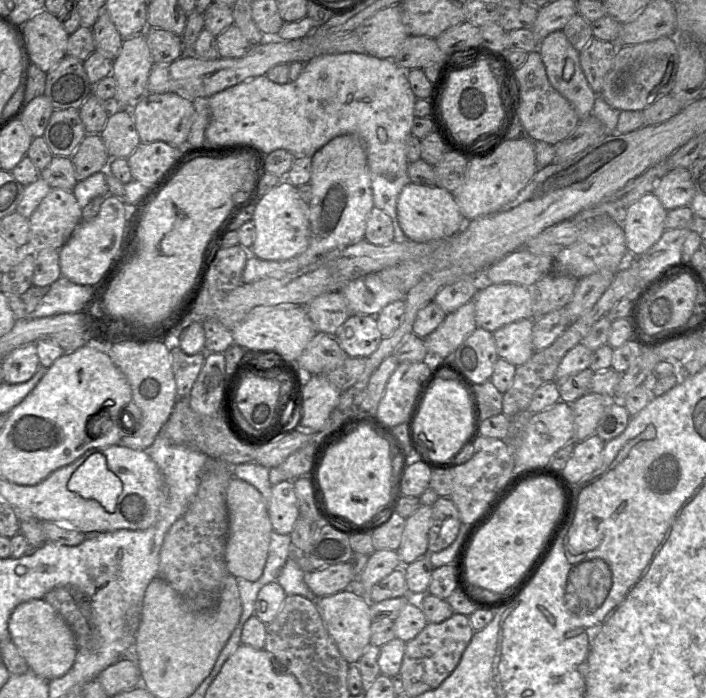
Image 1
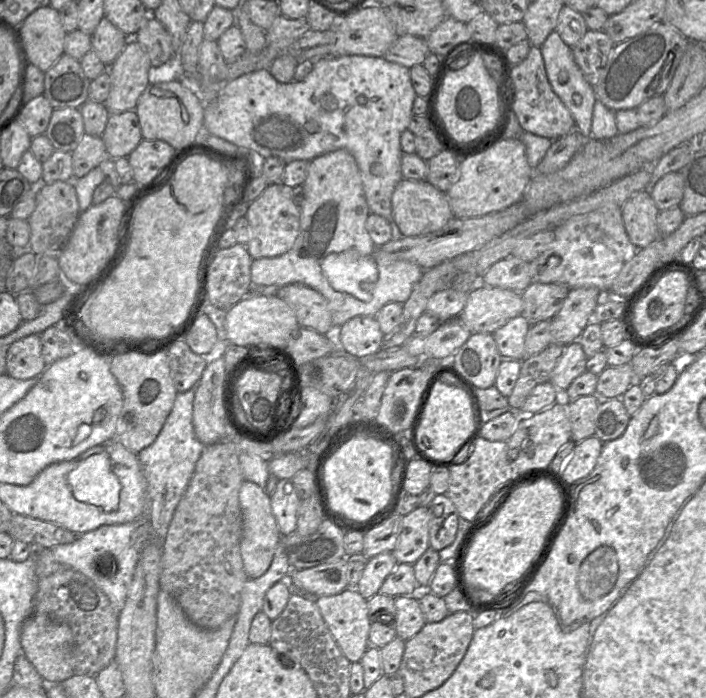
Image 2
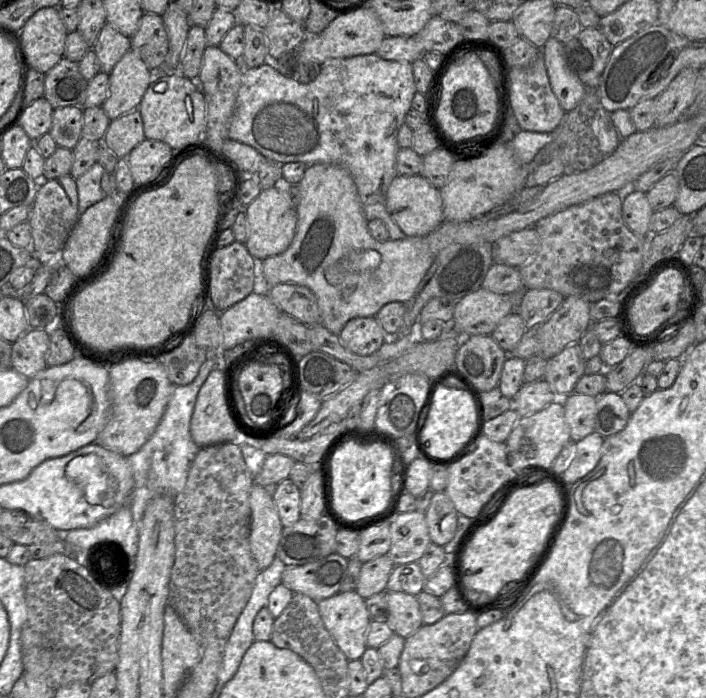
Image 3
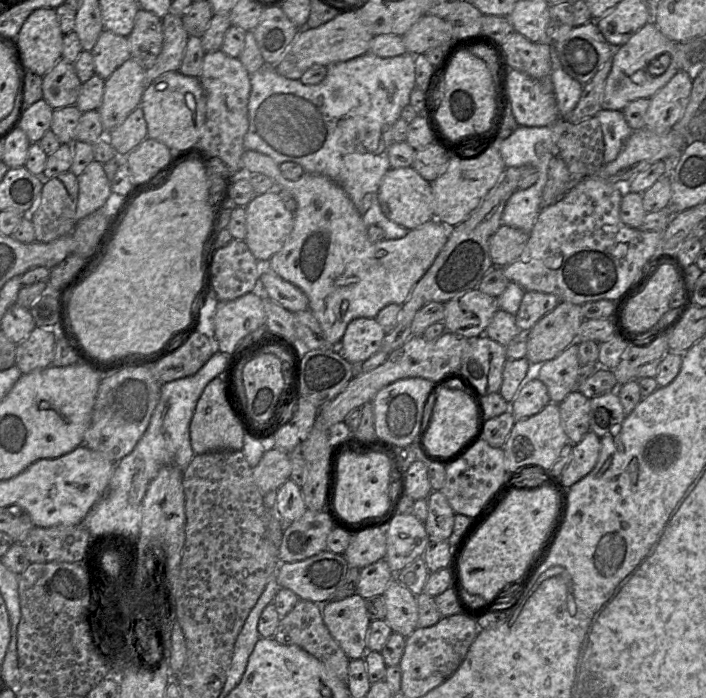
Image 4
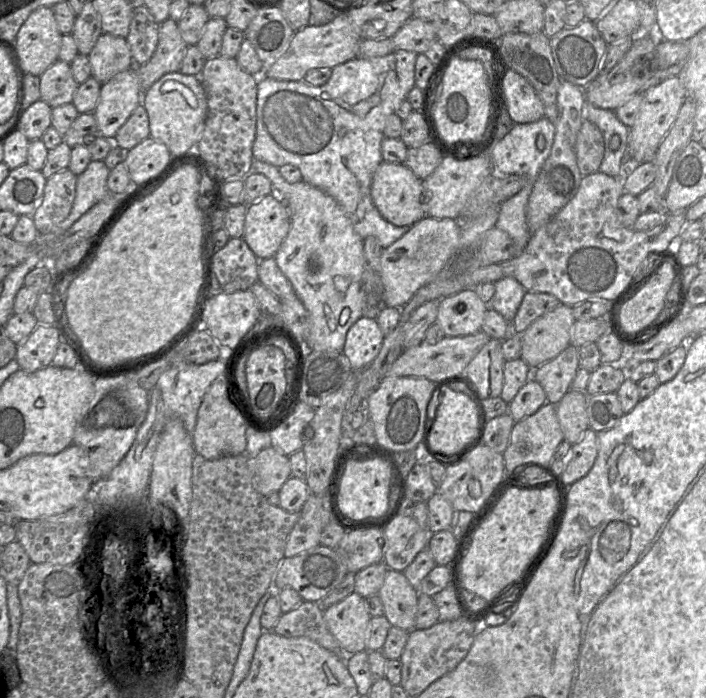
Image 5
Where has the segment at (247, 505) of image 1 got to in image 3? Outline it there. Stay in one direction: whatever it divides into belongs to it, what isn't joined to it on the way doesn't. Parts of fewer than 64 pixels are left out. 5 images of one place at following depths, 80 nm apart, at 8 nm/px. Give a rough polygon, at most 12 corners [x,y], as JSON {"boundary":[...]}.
{"boundary":[[253,484],[250,551],[262,571],[284,527],[272,496]]}

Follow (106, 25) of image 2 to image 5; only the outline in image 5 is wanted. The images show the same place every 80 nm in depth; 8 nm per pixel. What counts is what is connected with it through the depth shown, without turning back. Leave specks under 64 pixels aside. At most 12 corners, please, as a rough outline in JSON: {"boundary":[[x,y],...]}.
{"boundary":[[102,33],[88,55],[103,84],[135,66],[126,38]]}

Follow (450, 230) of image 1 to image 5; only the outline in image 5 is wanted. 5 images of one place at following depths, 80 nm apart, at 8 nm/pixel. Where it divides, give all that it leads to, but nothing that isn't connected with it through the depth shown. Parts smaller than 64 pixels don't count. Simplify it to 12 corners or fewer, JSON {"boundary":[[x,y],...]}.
{"boundary":[[382,161],[371,196],[380,214],[411,227],[426,216],[423,180]]}

